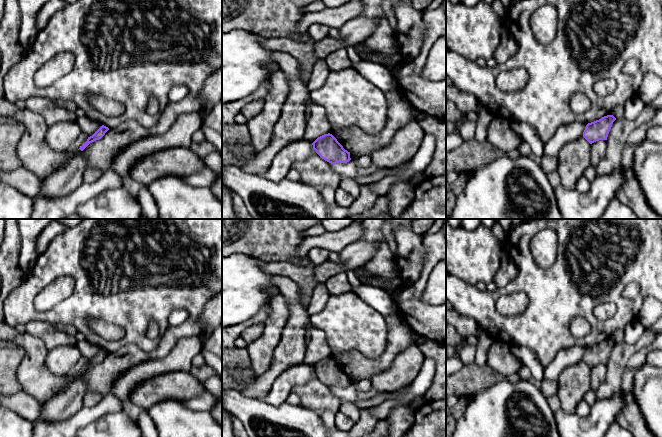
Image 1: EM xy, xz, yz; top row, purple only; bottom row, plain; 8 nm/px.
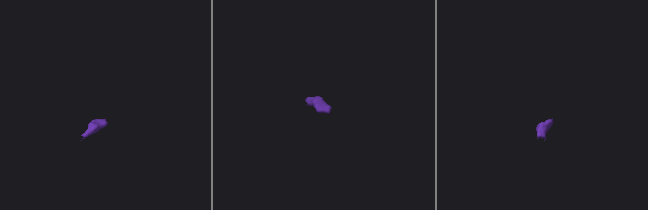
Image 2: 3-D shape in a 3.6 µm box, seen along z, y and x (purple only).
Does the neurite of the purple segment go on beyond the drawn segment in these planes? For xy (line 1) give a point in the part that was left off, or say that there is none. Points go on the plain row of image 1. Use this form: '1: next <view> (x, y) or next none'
1: next none

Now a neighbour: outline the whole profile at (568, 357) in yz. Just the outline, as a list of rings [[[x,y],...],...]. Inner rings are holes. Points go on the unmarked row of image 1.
[[[573,346],[559,352],[553,361],[544,368],[544,380],[557,380],[565,368],[575,365],[579,361],[583,360],[586,349],[587,348],[583,346]]]

